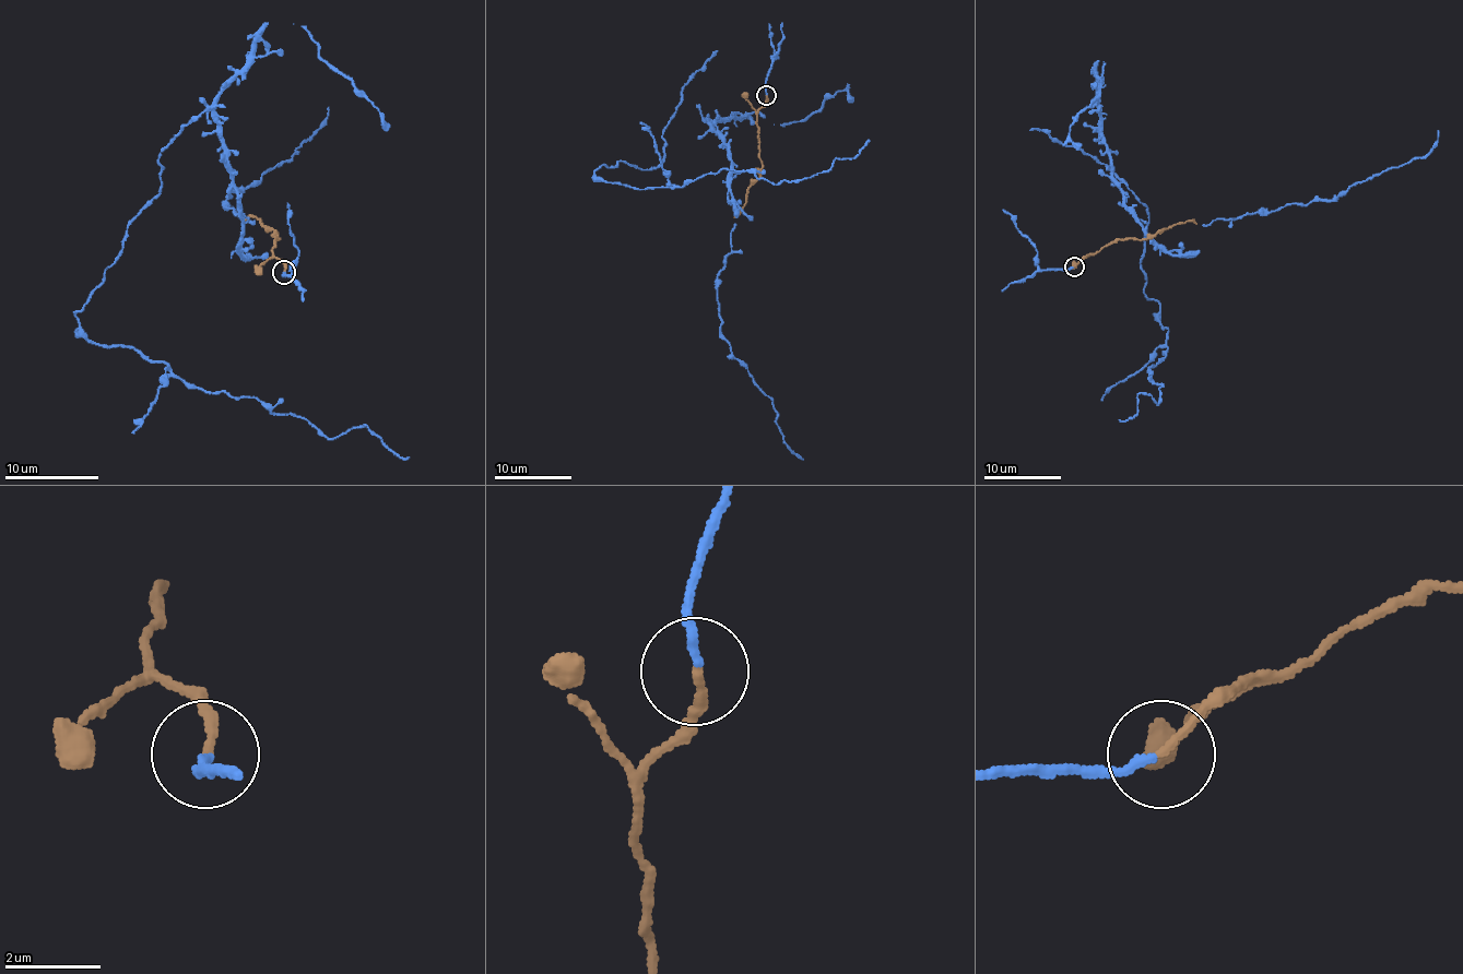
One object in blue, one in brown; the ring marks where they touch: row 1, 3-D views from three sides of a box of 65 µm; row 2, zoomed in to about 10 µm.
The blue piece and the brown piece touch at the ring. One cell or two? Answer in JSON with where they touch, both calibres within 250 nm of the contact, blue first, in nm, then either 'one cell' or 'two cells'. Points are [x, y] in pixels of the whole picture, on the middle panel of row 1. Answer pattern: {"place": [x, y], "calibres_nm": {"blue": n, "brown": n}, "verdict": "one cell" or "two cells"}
{"place": [766, 95], "calibres_nm": {"blue": 170, "brown": 170}, "verdict": "one cell"}

